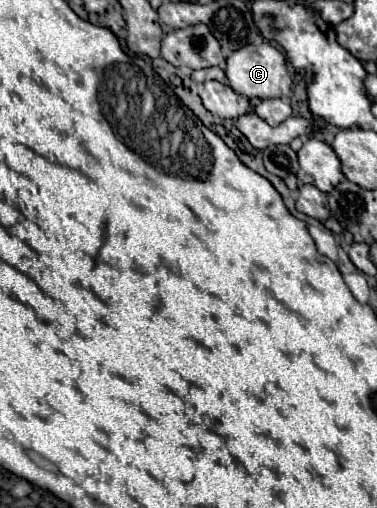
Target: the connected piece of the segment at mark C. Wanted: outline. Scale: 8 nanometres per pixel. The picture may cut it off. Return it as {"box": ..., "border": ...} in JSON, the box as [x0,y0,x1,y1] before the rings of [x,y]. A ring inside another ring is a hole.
{"box":[226,42,292,98],"border":[[[268,42],[264,44],[246,44],[238,50],[234,50],[228,58],[226,58],[226,82],[228,86],[246,96],[246,98],[276,98],[276,96],[288,96],[288,90],[292,86],[292,78],[286,70],[286,60],[284,54],[270,46]]]}

